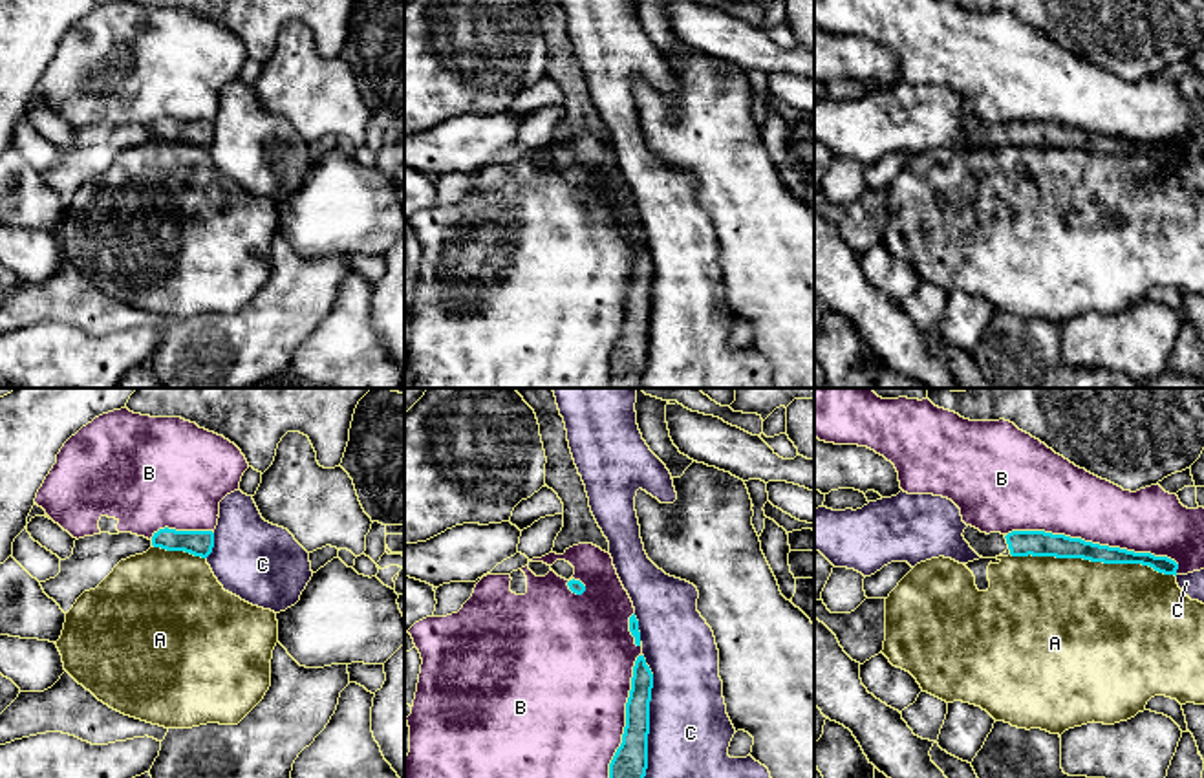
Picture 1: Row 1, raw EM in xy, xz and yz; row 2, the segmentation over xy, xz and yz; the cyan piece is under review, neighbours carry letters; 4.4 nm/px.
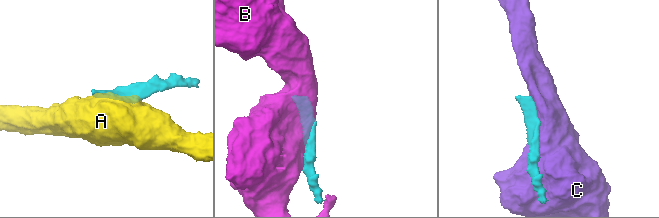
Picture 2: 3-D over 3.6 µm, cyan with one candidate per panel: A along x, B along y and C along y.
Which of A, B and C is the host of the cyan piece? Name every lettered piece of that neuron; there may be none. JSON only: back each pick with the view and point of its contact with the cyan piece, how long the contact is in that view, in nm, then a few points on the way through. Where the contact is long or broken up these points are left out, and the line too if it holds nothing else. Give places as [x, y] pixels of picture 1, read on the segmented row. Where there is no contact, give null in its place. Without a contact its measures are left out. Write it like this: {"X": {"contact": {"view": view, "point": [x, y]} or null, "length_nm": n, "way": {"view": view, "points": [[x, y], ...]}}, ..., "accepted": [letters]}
{"accepted": []}

